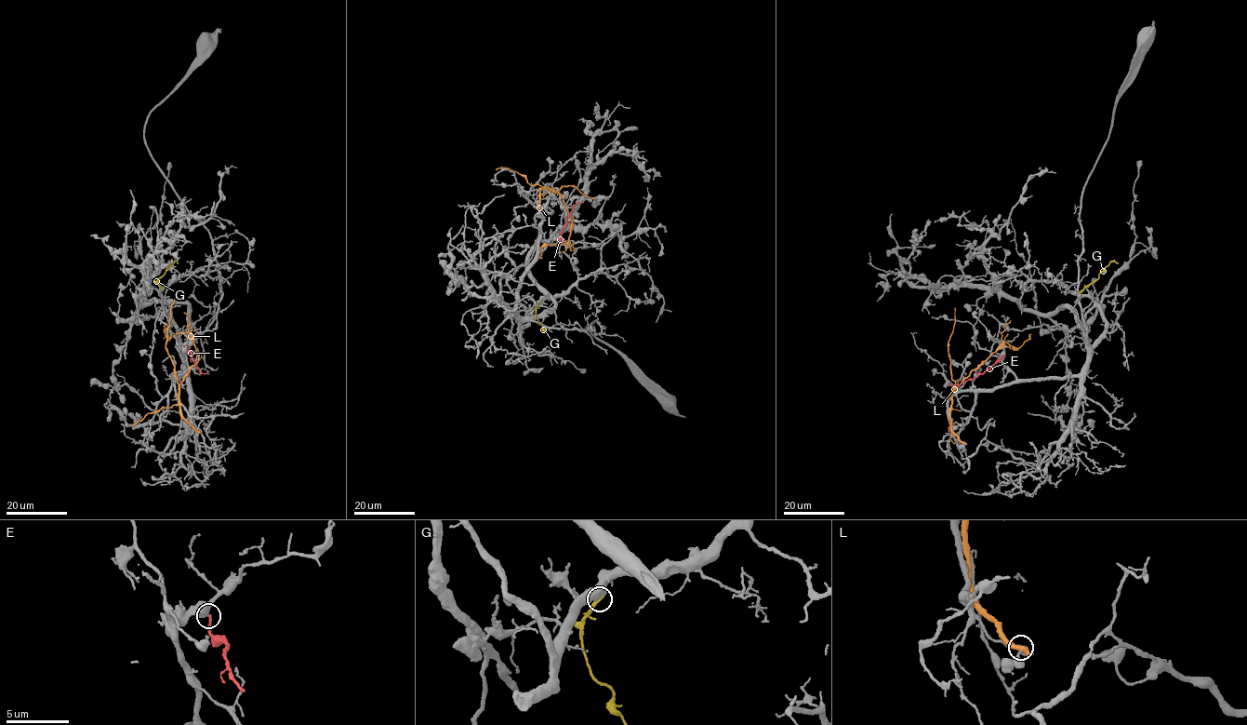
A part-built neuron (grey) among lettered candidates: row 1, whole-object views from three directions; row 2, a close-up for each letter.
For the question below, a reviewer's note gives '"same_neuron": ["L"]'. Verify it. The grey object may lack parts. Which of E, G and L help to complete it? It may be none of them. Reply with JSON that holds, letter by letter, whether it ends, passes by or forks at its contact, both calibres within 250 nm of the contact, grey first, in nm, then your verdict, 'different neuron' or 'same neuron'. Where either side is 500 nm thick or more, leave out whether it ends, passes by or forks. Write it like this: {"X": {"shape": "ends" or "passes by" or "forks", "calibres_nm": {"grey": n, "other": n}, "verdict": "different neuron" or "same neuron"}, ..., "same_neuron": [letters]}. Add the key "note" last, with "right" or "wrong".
{"E": {"shape": "ends", "calibres_nm": {"grey": 480, "other": 180}, "verdict": "different neuron"}, "G": {"calibres_nm": {"grey": 750, "other": 280}, "verdict": "different neuron"}, "L": {"shape": "passes by", "calibres_nm": {"grey": 240, "other": 360}, "verdict": "different neuron"}, "same_neuron": [], "note": "wrong"}

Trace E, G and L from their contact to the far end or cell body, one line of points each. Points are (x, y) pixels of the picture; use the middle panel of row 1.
E: (559, 244), (575, 205), (583, 201)
G: (540, 303), (536, 313), (550, 340), (548, 347)
L: (538, 205), (539, 191), (550, 188), (560, 194), (573, 221), (569, 244), (553, 243), (542, 248), (540, 259)

